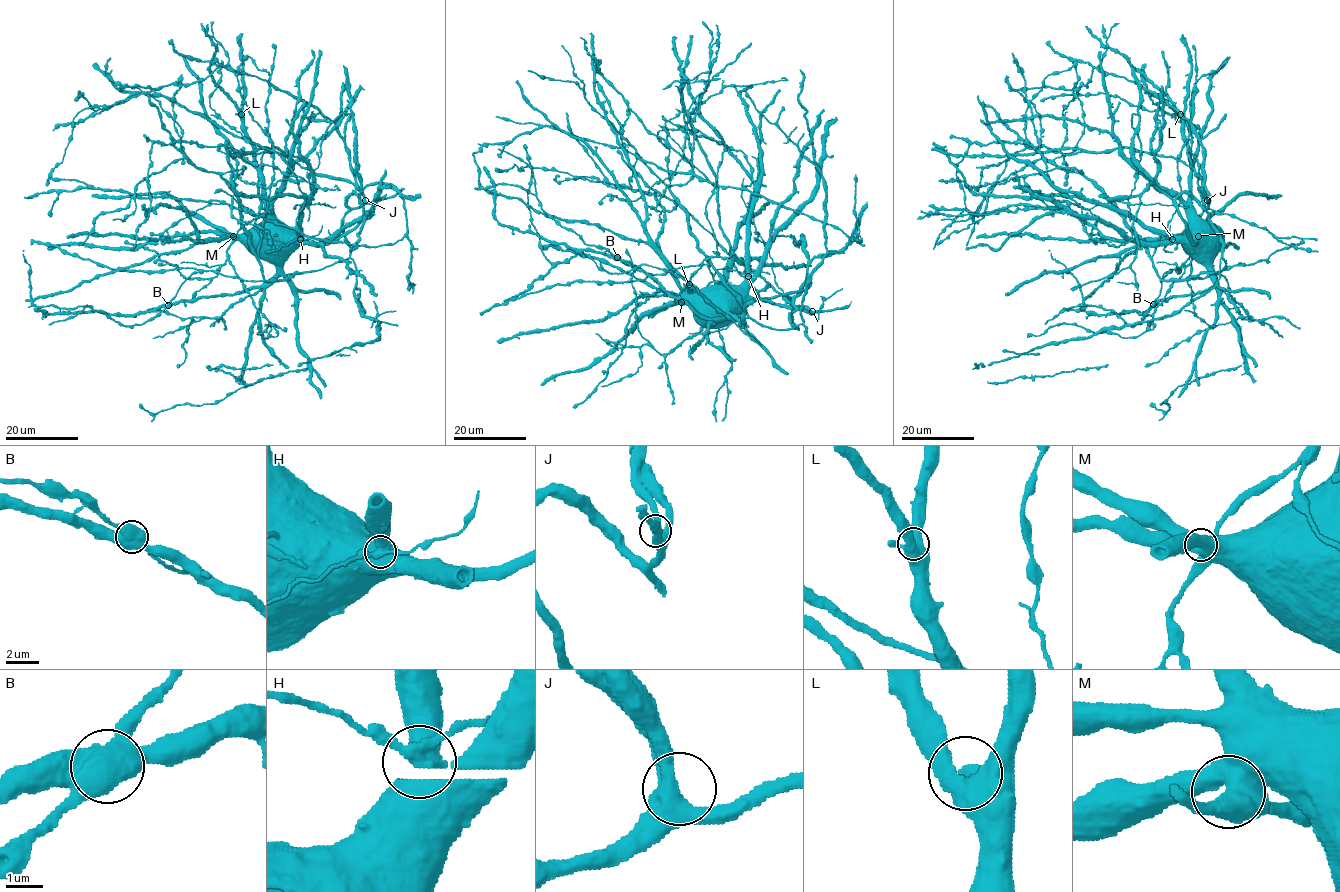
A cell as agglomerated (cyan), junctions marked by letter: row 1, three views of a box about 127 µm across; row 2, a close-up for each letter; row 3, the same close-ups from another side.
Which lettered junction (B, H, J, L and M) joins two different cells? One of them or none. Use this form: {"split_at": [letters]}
{"split_at": ["H"]}

